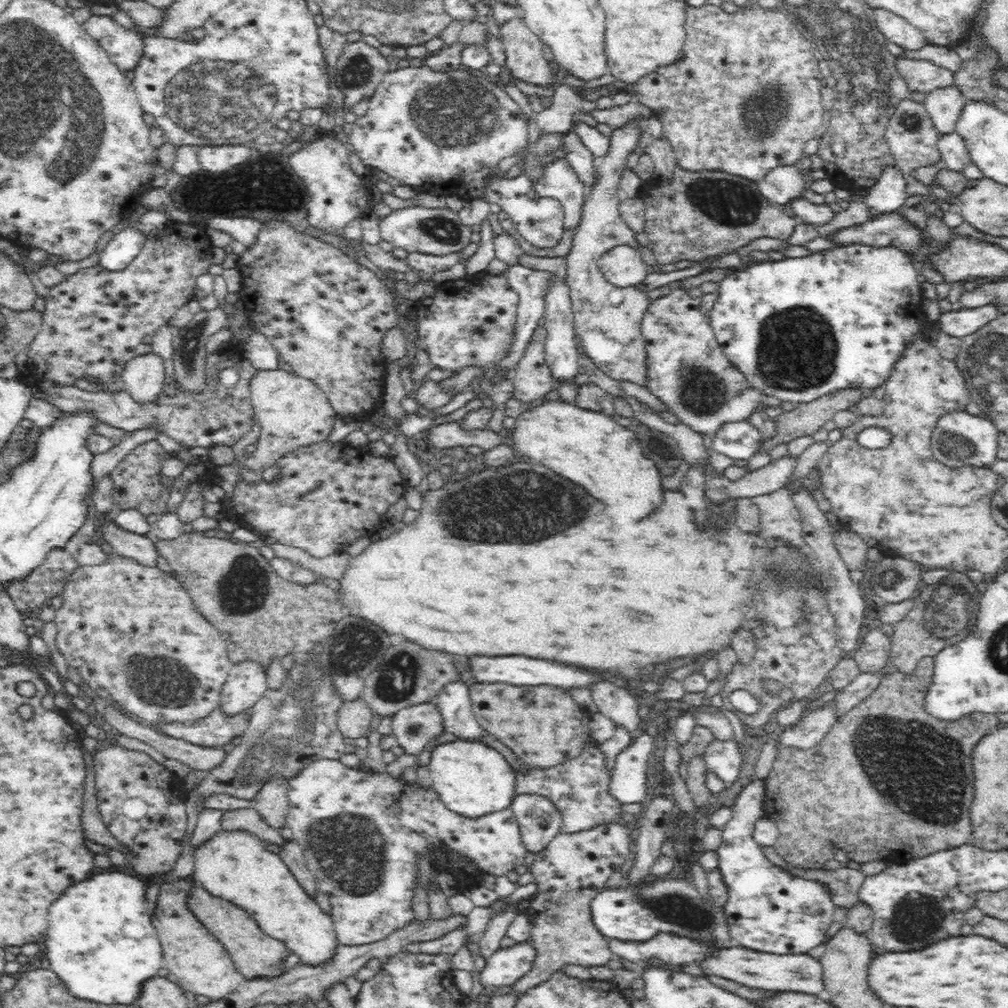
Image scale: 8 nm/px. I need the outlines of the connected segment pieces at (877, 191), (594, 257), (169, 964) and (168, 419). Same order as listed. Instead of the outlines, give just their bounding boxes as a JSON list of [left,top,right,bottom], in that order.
[[834,165,908,212],[565,117,651,386],[152,878,245,1001],[29,344,257,448]]

